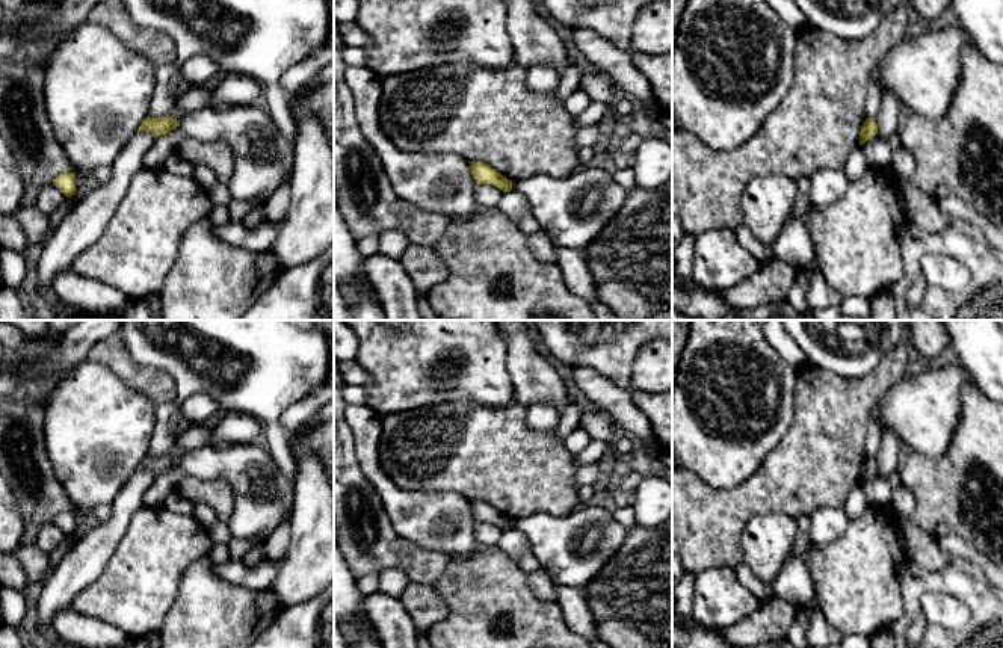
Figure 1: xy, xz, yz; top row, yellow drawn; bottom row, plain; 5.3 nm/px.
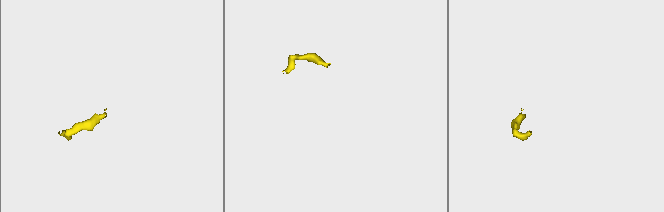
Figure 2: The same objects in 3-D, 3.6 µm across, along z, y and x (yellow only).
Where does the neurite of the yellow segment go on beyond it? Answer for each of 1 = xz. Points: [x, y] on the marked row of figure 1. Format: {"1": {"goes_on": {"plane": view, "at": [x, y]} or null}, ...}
{"1": {"goes_on": null}}

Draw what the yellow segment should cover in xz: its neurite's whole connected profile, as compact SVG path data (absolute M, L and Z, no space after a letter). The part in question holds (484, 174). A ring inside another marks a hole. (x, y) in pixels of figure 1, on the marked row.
M468 162L473 178L477 184L492 184L503 192L512 190L512 180L508 180L500 172L483 162Z

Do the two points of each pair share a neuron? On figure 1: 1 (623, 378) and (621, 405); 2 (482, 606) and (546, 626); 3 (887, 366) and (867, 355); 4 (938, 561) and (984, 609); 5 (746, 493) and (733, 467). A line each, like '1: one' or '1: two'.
1: two
2: one
3: two
4: two
5: two

